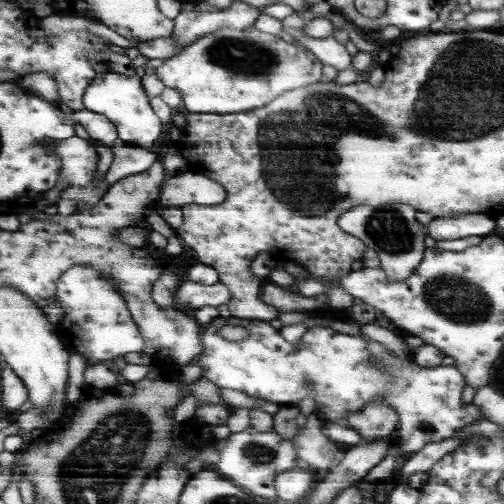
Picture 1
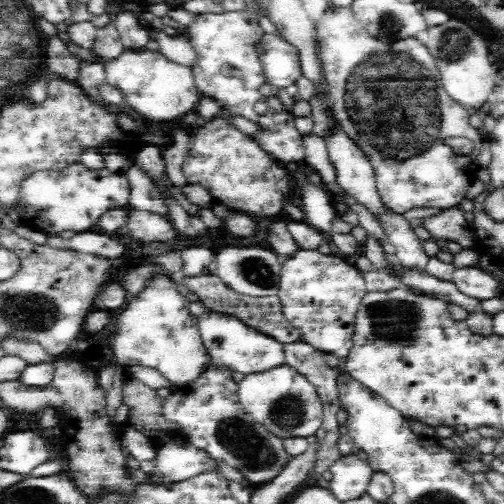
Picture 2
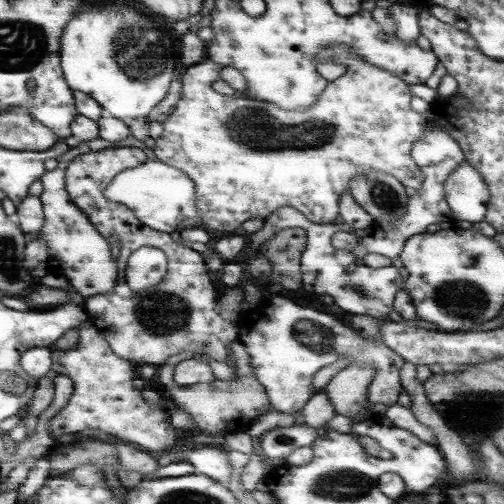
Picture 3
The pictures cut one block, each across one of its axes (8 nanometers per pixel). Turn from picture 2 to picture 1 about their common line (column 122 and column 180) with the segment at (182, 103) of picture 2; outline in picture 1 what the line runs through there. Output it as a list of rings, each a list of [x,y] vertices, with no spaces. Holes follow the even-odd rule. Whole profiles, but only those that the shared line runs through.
[[[257,26],[247,30],[221,28],[215,34],[203,36],[175,58],[165,60],[155,74],[165,88],[183,94],[183,106],[189,114],[249,112],[269,104],[283,92],[325,80],[321,62],[311,52],[297,50],[293,44],[283,42],[281,36],[261,32]]]

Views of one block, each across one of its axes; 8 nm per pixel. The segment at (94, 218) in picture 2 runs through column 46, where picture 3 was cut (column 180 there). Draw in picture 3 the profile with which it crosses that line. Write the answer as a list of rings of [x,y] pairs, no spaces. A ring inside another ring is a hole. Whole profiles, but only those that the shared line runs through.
[[[103,138],[99,140],[91,140],[85,142],[73,150],[69,150],[61,160],[57,160],[57,168],[51,172],[45,172],[45,176],[41,178],[43,184],[43,206],[45,206],[45,226],[39,234],[35,236],[27,236],[29,242],[33,240],[45,240],[49,246],[49,274],[57,276],[57,278],[67,278],[69,284],[73,286],[75,292],[81,292],[85,302],[89,302],[91,296],[101,296],[101,294],[111,294],[115,292],[117,284],[121,282],[121,270],[119,270],[119,262],[113,260],[111,254],[111,242],[105,240],[101,236],[101,230],[97,230],[97,226],[93,226],[93,222],[89,220],[89,214],[85,214],[85,210],[81,210],[79,206],[73,204],[73,198],[69,194],[67,188],[67,166],[71,164],[73,158],[77,158],[79,154],[89,154],[93,150],[105,150],[105,148],[143,148],[147,152],[147,164],[141,164],[141,168],[133,168],[133,172],[125,172],[125,176],[121,176],[121,180],[115,180],[109,186],[109,198],[113,202],[121,202],[123,206],[129,206],[131,210],[135,210],[137,218],[141,220],[141,224],[149,226],[151,230],[157,232],[165,232],[165,234],[181,234],[183,230],[189,228],[201,228],[201,212],[197,208],[197,184],[185,174],[181,172],[181,168],[173,168],[169,164],[163,164],[155,152],[151,148],[147,148],[139,138],[127,138],[123,142],[107,142]]]

